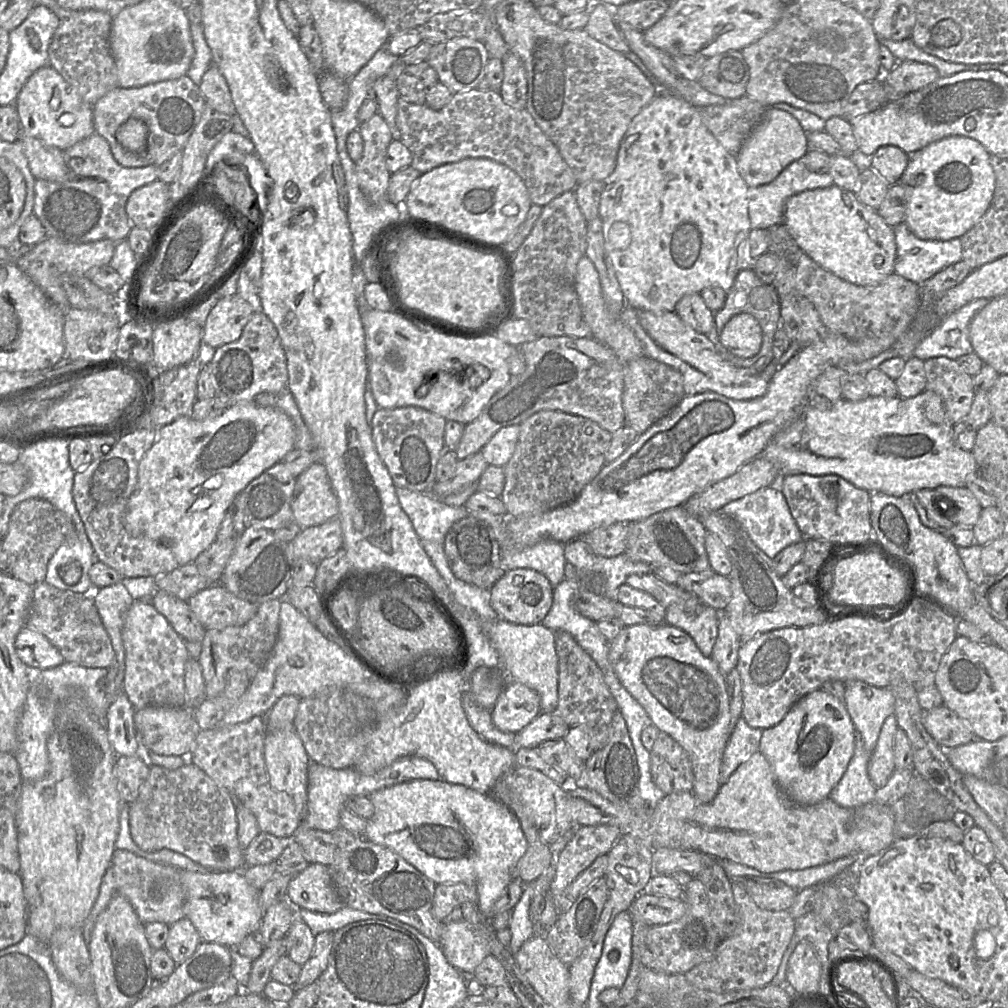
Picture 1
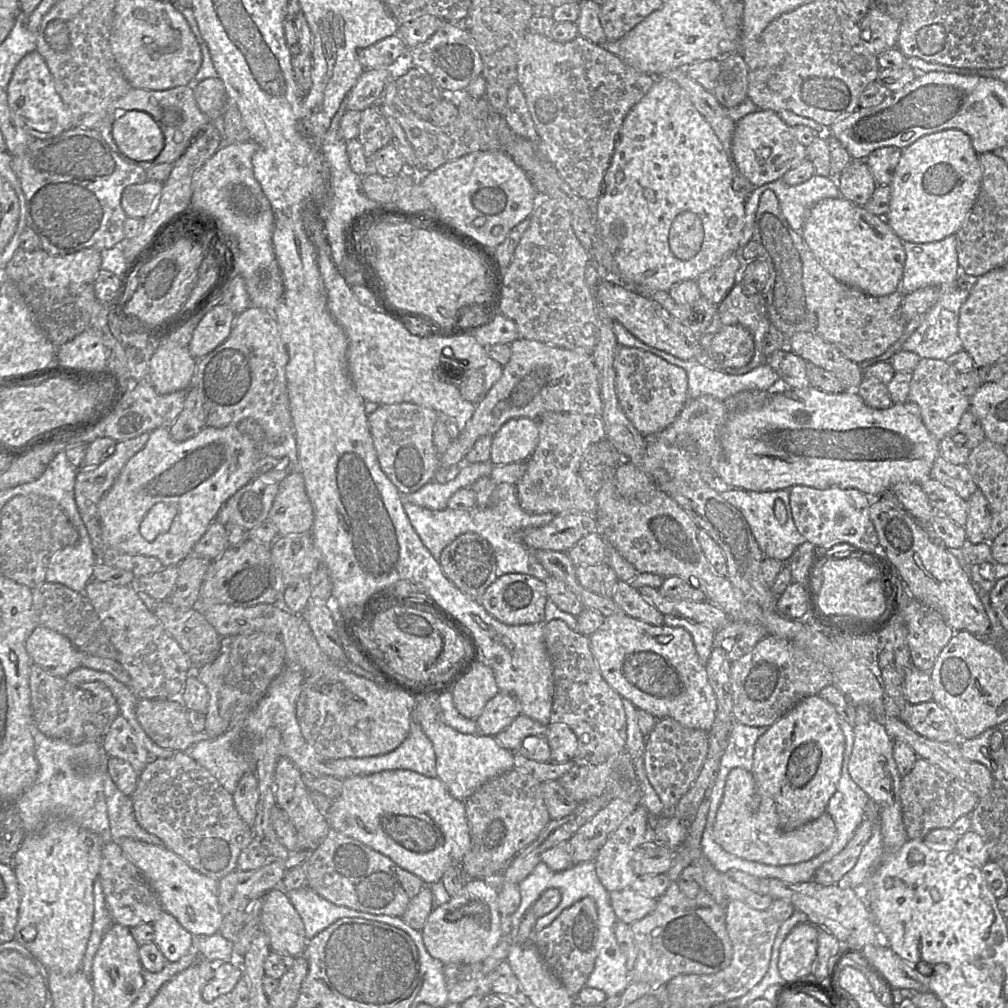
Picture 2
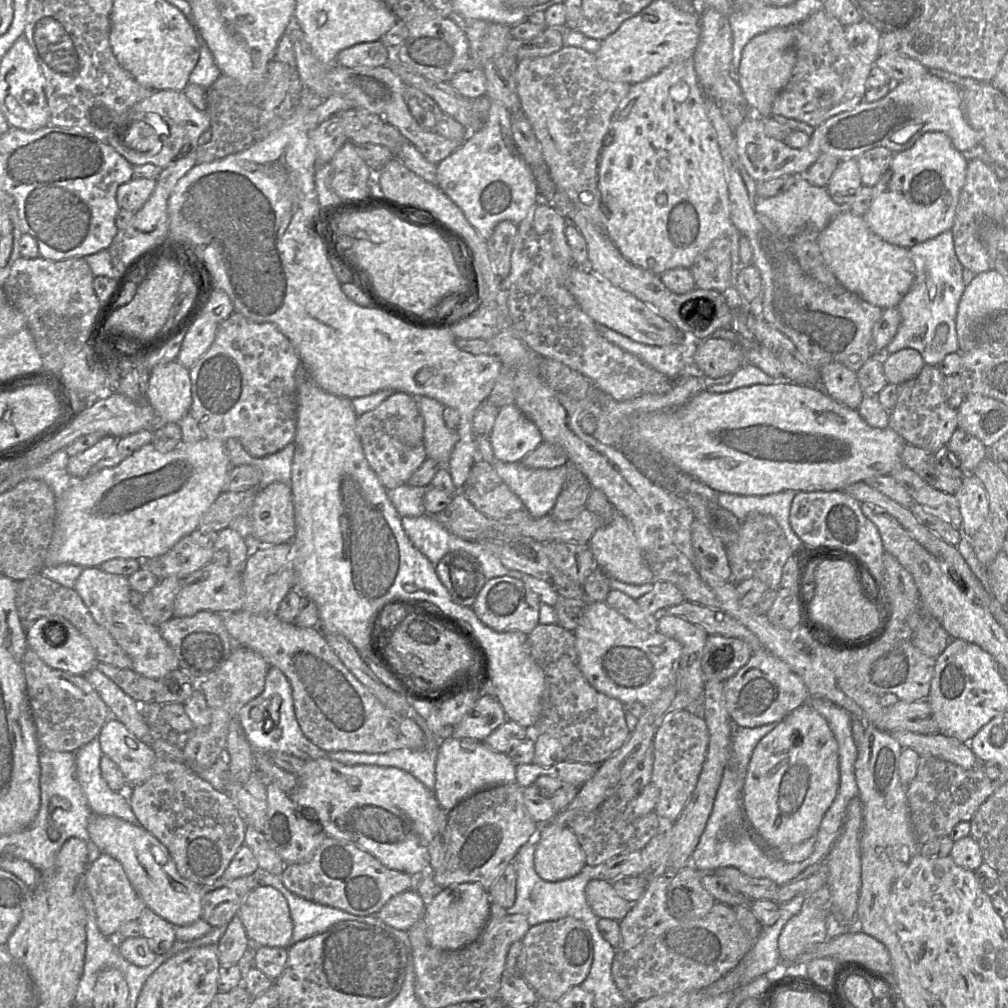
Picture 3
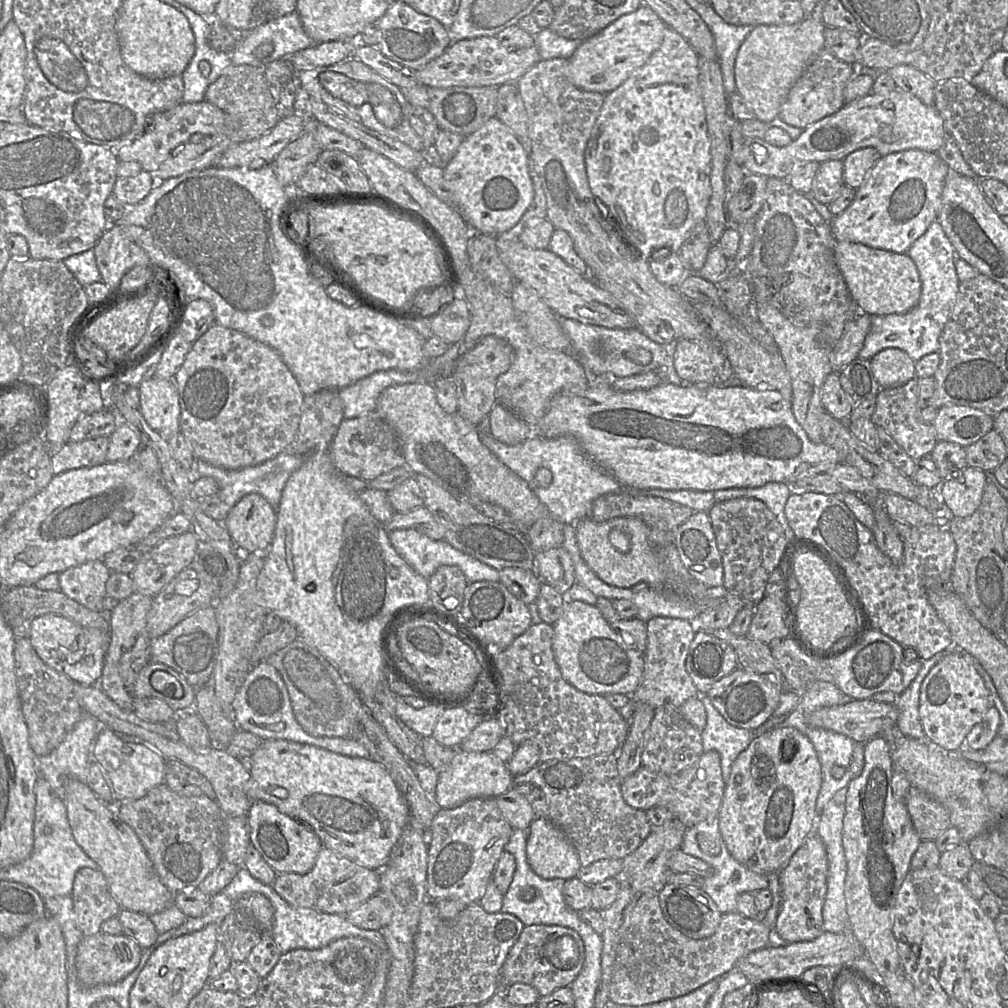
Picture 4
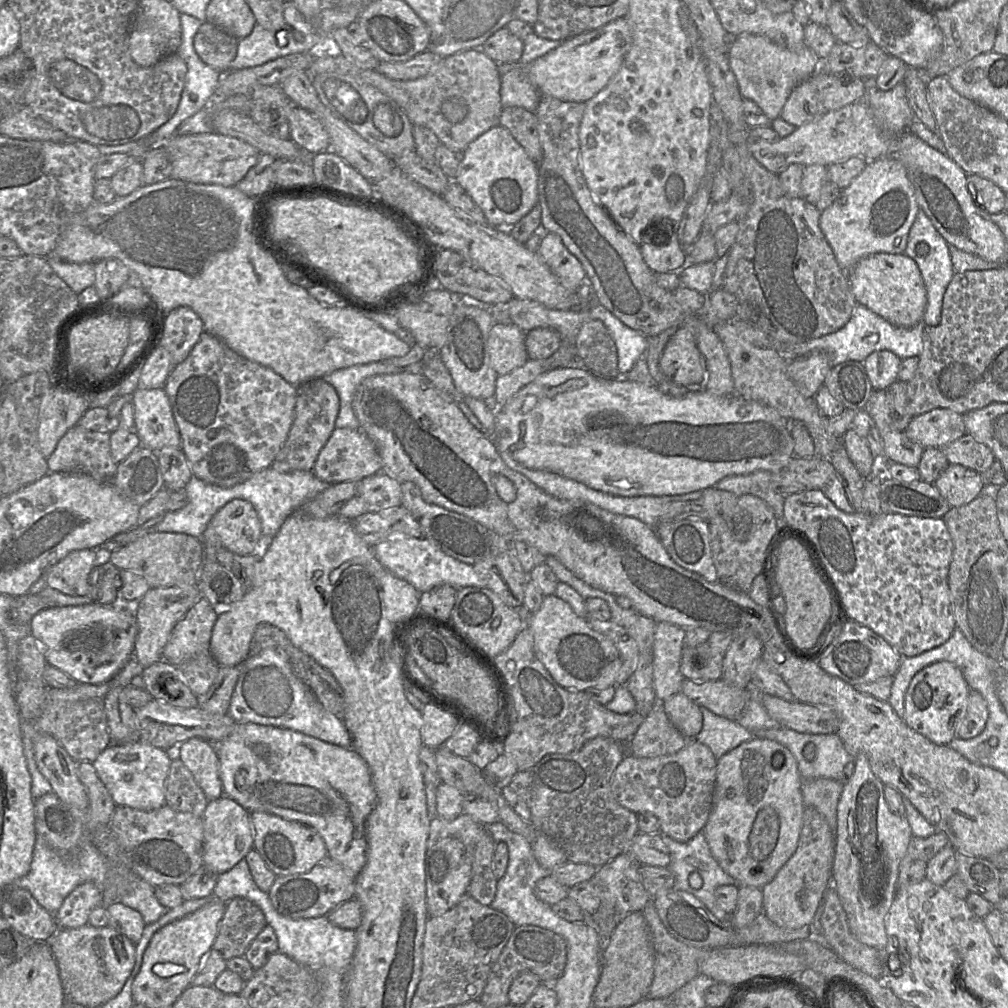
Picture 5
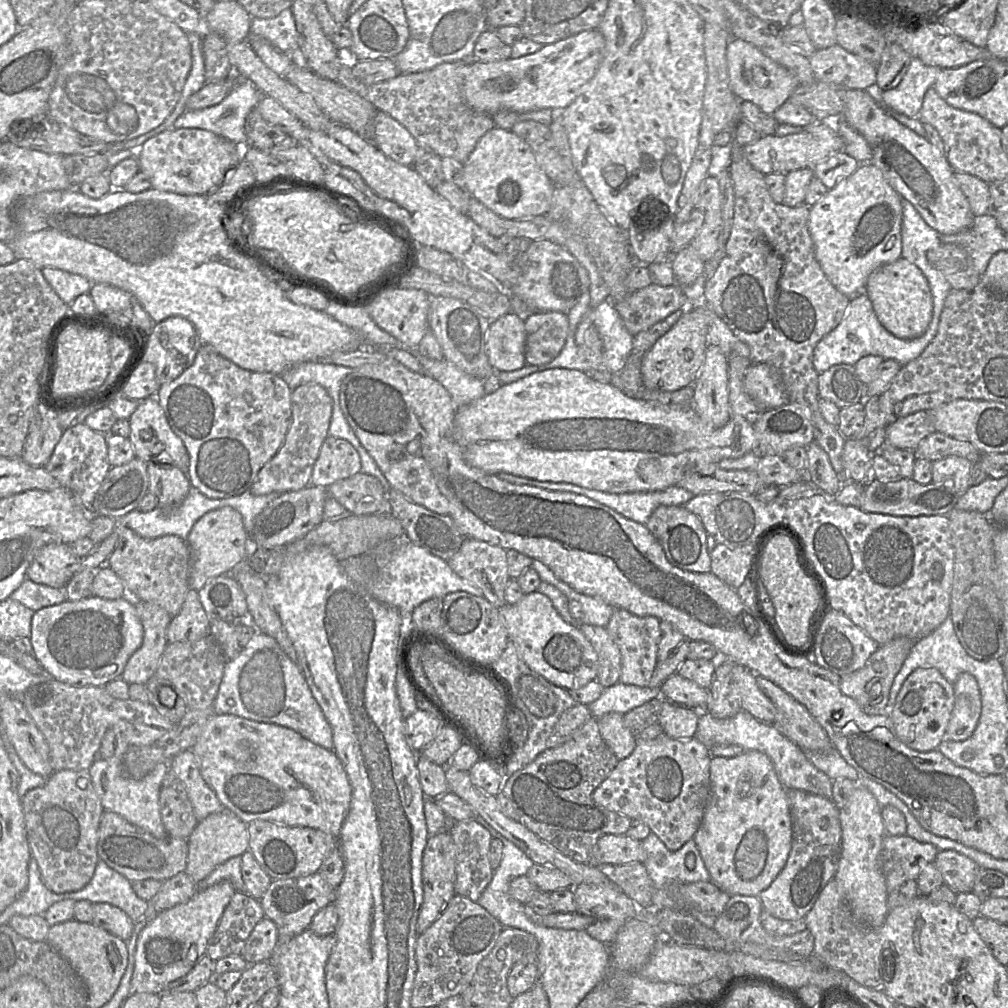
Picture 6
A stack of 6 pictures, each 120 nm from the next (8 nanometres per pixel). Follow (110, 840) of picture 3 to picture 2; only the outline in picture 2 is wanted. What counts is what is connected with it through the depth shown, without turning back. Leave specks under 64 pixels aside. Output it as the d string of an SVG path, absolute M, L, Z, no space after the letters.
M120 838L116 842L124 855L146 876L155 890L165 912L174 916L177 921L193 936L213 935L219 933L222 914L218 902L218 880L206 876L191 868L181 857L167 847L148 844L133 838Z

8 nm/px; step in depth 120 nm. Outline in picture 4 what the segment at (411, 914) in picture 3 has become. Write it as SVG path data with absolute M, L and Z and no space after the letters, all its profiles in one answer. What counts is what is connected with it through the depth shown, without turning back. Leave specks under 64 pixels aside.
M375 894L358 908L346 914L353 925L369 930L381 929L390 921L391 916L391 907L379 894Z

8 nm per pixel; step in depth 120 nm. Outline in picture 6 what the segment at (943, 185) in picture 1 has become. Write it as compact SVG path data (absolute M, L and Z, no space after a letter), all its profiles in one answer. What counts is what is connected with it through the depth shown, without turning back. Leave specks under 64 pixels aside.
M873 164L859 166L852 175L839 180L819 201L809 207L808 228L814 244L815 258L837 290L852 298L864 292L867 278L874 270L901 258L902 215L901 196Z

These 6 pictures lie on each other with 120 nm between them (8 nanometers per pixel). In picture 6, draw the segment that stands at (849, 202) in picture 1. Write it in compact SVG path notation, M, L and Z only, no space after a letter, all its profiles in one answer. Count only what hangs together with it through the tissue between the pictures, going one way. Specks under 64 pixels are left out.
M904 258L883 265L867 278L864 293L868 295L881 324L900 339L913 339L925 333L932 318L933 299L922 271Z

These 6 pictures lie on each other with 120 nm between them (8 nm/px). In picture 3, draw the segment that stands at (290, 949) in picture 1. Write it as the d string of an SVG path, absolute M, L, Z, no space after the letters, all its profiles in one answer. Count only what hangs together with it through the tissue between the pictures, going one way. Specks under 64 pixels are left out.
M257 886L236 914L249 940L257 946L291 946L293 922L285 897L270 886Z

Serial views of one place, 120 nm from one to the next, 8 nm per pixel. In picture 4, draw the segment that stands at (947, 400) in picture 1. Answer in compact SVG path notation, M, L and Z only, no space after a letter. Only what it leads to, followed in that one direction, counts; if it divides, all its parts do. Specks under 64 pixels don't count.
M915 376L902 385L880 389L876 394L876 406L870 417L875 425L883 427L914 460L929 455L939 442L933 424L921 416L924 409L919 406L921 379Z

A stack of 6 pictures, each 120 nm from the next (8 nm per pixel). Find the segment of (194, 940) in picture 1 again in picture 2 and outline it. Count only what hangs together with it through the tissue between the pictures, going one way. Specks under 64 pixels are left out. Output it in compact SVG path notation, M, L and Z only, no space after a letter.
M164 911L152 926L153 942L168 962L178 961L192 949L194 936L171 914Z

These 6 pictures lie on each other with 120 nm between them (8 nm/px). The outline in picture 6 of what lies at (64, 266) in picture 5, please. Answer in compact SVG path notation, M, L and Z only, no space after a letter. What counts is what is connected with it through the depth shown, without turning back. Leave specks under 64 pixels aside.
M42 268L42 273L56 294L67 304L76 297L89 293L92 283L83 276L56 268Z

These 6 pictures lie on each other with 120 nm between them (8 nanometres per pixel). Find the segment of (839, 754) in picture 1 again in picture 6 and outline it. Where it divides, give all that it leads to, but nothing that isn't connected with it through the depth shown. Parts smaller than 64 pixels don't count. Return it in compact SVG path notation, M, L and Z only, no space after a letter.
M745 750L733 757L711 757L709 799L693 840L711 882L728 895L758 896L773 882L785 866L791 850L792 823L787 788L781 783L766 754Z

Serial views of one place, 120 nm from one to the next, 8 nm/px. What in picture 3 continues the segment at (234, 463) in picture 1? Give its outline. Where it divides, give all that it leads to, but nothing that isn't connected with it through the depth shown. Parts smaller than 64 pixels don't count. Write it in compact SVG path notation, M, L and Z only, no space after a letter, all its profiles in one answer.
M203 438L195 443L181 442L169 452L159 452L152 443L144 445L114 467L105 468L97 473L82 478L73 478L70 487L56 499L56 519L52 540L47 549L44 566L59 566L64 564L78 565L82 568L98 567L112 559L134 559L145 561L161 556L168 552L180 539L198 529L201 519L213 505L215 500L226 491L228 472L232 468L225 452L224 442Z

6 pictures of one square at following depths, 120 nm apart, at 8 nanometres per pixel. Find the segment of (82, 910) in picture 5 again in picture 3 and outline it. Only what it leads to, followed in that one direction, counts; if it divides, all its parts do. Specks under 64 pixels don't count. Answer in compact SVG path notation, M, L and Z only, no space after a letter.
M101 853L94 863L89 865L85 874L85 888L94 903L98 929L106 937L116 936L123 923L137 920L146 908L131 886L121 863L106 853Z

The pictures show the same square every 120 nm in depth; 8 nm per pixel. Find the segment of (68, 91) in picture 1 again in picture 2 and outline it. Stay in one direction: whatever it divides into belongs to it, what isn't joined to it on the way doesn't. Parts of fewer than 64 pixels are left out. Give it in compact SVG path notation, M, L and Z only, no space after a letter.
M36 50L19 61L5 91L15 121L35 139L50 139L74 127L70 114L56 91L50 70Z

